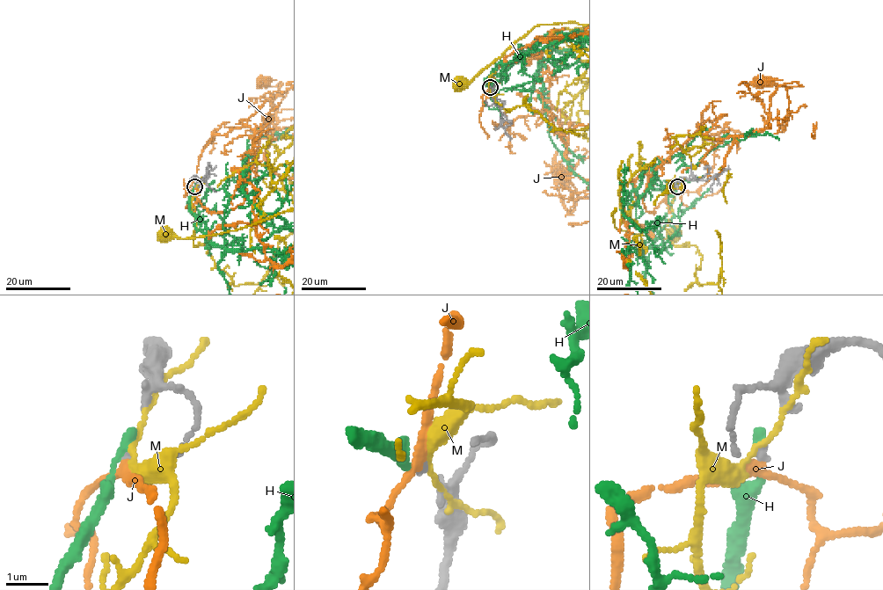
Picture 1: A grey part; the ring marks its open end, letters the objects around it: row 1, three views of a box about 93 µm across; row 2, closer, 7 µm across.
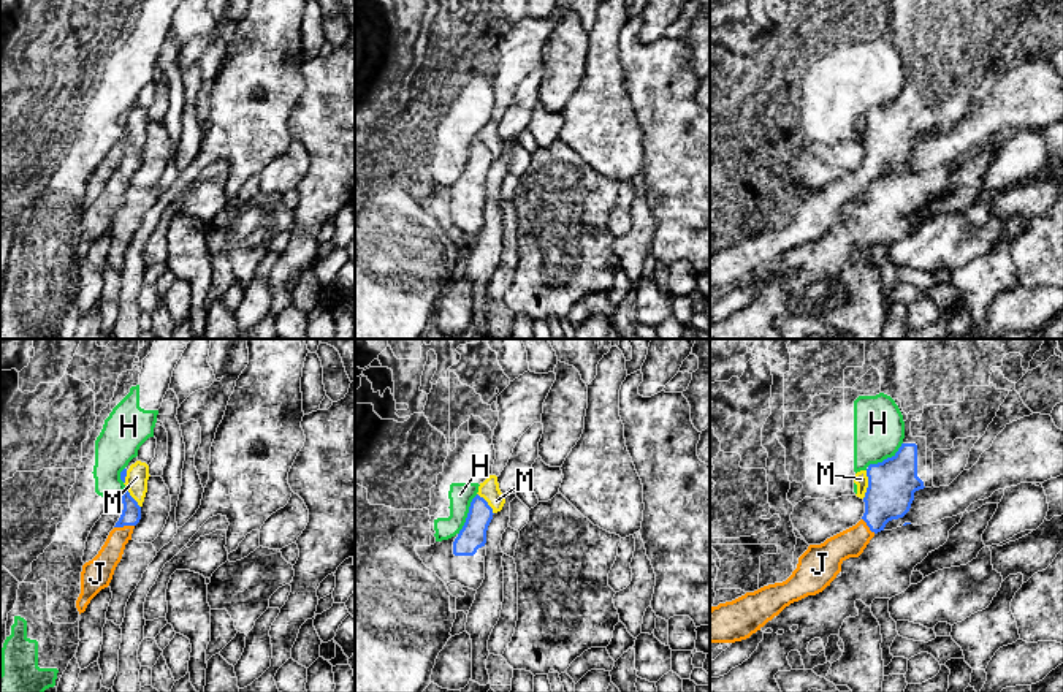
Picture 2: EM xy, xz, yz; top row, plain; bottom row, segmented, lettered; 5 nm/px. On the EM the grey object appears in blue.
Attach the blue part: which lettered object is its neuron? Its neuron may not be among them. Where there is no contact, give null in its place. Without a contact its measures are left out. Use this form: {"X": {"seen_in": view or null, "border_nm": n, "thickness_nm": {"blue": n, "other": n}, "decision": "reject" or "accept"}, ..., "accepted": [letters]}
{"H": {"seen_in": "xz", "border_nm": 220, "thickness_nm": {"blue": 140, "other": 120}, "decision": "reject"}, "J": {"seen_in": "xy", "border_nm": 110, "thickness_nm": {"blue": 100, "other": 130}, "decision": "accept"}, "M": {"seen_in": "yz", "border_nm": 150, "thickness_nm": {"blue": 240, "other": 70}, "decision": "reject"}, "accepted": ["J"]}

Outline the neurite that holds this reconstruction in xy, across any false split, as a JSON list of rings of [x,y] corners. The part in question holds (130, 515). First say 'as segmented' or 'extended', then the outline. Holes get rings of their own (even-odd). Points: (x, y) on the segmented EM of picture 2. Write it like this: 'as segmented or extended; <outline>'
extended; [[[127,488],[124,489],[120,499],[124,510],[119,521],[109,532],[98,554],[82,565],[81,594],[76,600],[79,614],[86,611],[90,600],[101,589],[109,586],[114,570],[122,559],[125,545],[131,540],[133,529],[141,519],[141,507],[130,496]]]

